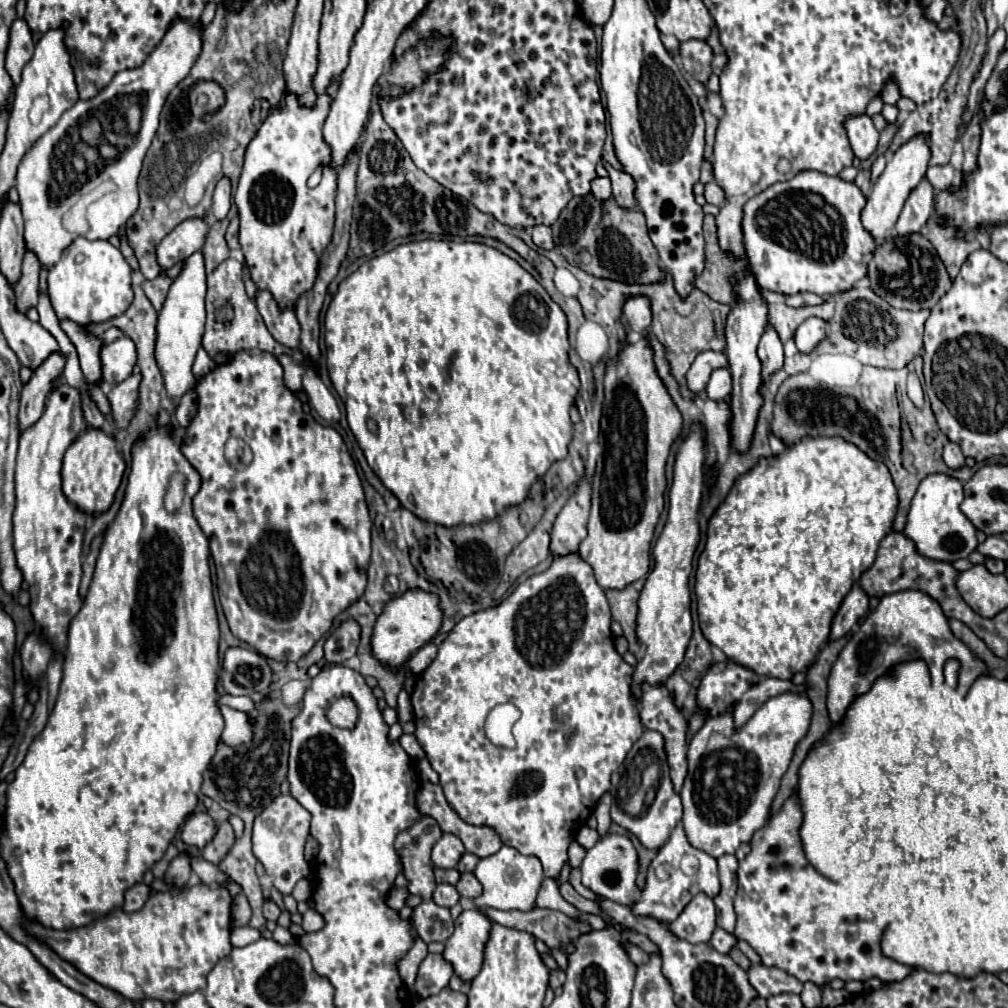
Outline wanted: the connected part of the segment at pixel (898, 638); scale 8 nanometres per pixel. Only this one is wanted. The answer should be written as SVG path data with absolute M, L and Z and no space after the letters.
M904 590L898 594L888 594L880 600L876 610L872 610L866 620L860 624L858 632L852 634L848 644L844 646L842 654L834 662L830 676L828 676L828 716L830 724L842 722L842 714L846 714L846 706L858 698L858 694L866 694L874 682L902 662L912 660L924 660L930 670L934 670L934 688L942 688L944 684L944 664L954 658L960 662L960 674L958 674L958 686L954 688L954 694L958 698L964 698L968 688L974 684L976 678L990 672L990 666L976 656L962 640L958 640L948 626L946 616L942 614L942 608L934 598L928 594L916 592L916 590Z

